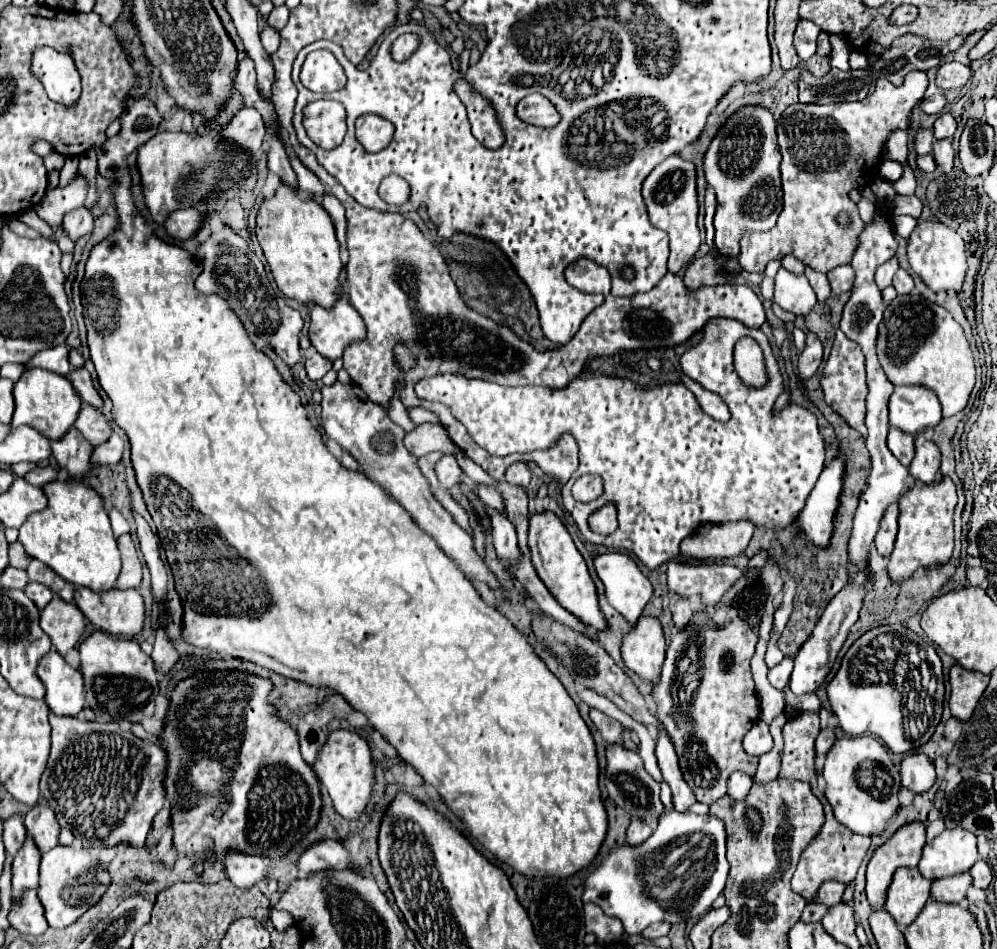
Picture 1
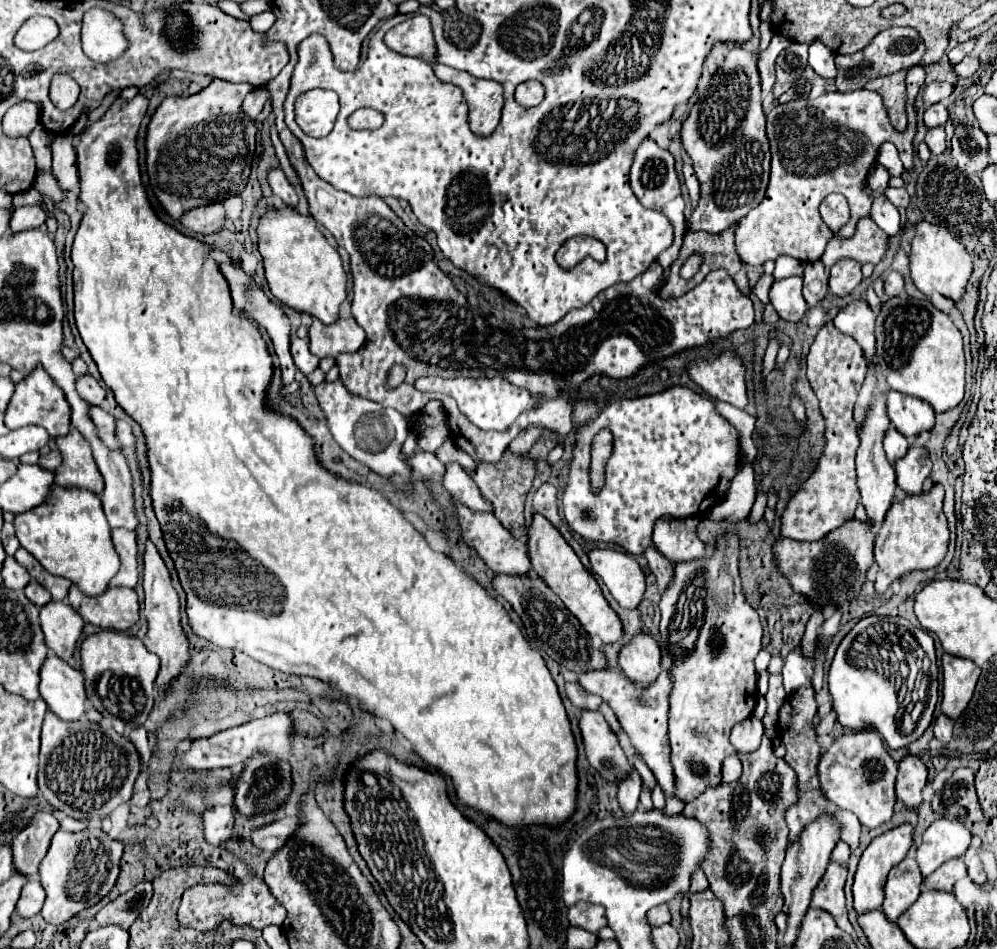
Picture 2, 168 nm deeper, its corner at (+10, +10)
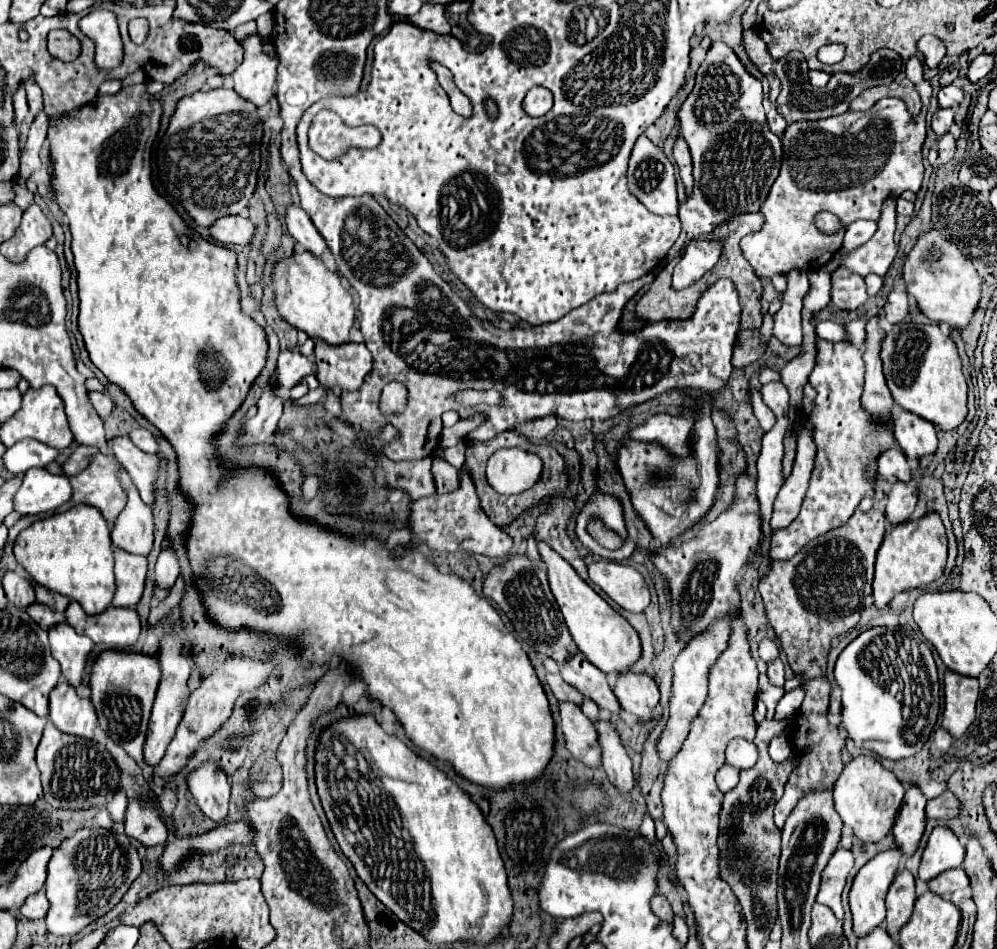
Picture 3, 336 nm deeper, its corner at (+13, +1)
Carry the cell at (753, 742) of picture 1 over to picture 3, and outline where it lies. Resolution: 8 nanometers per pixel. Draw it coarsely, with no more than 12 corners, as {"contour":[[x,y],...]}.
{"contour":[[747,739],[727,745],[727,763],[751,769],[757,761],[757,745]]}

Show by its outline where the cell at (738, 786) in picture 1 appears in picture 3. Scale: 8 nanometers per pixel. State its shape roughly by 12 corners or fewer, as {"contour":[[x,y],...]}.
{"contour":[[725,763],[717,771],[717,785],[723,793],[739,781],[739,771]]}

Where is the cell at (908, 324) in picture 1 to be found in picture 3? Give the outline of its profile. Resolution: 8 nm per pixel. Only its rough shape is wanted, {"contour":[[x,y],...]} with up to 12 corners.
{"contour":[[895,323],[881,345],[899,407],[943,431],[967,415],[951,337]]}

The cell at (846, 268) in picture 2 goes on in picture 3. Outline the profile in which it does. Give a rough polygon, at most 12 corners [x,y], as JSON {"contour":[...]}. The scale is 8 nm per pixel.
{"contour":[[849,269],[831,275],[831,303],[853,311],[867,301],[863,277]]}

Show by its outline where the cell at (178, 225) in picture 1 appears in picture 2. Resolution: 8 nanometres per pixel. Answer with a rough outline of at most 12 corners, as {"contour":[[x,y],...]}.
{"contour":[[216,202],[186,212],[180,220],[196,234],[214,234],[226,224]]}

